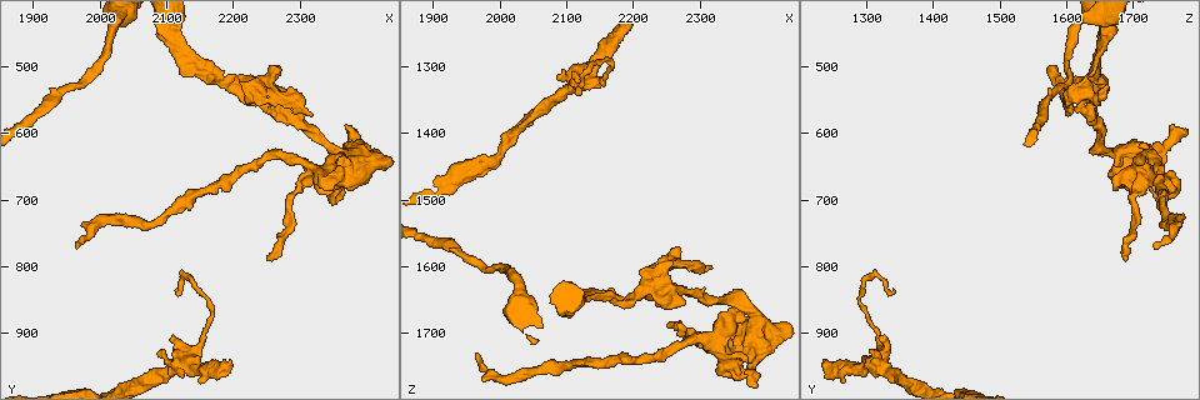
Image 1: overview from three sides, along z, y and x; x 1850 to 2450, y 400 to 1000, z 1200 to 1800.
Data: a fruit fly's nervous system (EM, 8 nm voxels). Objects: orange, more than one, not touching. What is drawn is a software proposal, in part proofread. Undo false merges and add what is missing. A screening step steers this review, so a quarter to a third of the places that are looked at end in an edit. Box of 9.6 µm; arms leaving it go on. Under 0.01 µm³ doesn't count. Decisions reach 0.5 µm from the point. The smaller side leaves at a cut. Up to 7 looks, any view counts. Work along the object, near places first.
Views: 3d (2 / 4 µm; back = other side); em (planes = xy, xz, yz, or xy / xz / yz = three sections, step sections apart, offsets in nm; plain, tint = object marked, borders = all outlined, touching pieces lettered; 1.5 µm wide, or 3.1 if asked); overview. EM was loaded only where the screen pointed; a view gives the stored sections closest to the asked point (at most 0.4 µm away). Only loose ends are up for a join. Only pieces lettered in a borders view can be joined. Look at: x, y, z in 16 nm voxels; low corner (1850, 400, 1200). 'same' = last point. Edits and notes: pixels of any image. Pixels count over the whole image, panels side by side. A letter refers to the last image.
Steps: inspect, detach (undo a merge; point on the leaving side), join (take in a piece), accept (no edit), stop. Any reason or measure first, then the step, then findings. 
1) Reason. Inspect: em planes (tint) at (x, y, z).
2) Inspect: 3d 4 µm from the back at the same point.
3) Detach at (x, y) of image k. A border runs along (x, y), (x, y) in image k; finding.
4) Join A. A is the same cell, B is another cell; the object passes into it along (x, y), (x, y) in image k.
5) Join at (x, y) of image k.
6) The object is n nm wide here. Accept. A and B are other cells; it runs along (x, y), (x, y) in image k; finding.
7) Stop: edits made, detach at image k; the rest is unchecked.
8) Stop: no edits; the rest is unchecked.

An open end. Inspect: 3d 2 µm at (2250, 785, 1685).

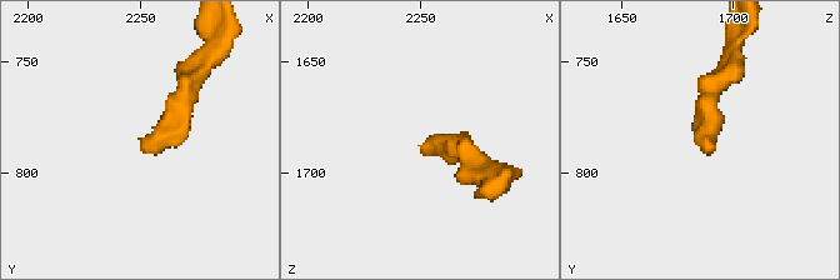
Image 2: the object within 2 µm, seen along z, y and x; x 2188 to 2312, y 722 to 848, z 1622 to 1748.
Now the EM. Inspect: em planes (borders) at (2250, 788, 1692).

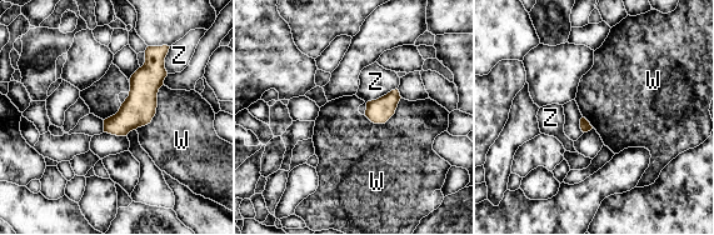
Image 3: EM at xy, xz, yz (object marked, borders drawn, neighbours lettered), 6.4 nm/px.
Accept. W and Z are other cells; no lettered piece goes on from it.

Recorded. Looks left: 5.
Free end. Inspect: 3d 4 µm at (2300, 675, 1725).

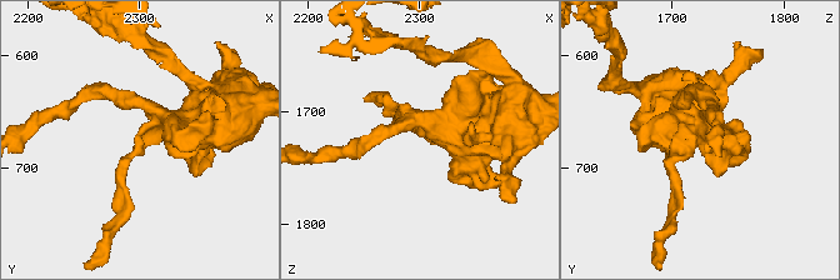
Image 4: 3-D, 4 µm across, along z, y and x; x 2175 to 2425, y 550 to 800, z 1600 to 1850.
Shape alone is not enough. Inspect: em planes (borders) at (2302, 680, 1722).

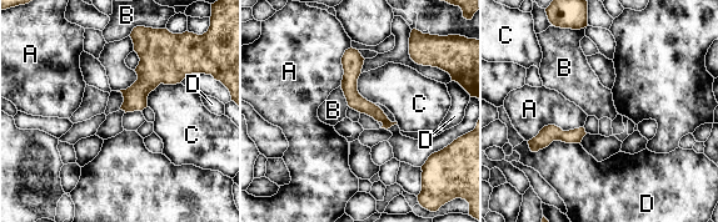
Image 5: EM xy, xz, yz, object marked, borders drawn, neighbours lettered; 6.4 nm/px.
Accept. A, B, C and D are other cells; it runs along (350, 51), (350, 92), (387, 125) in image 5; none of them fits.

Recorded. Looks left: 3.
Branch stops here. Inspect: 3d 2 µm at (2365, 585, 1760).

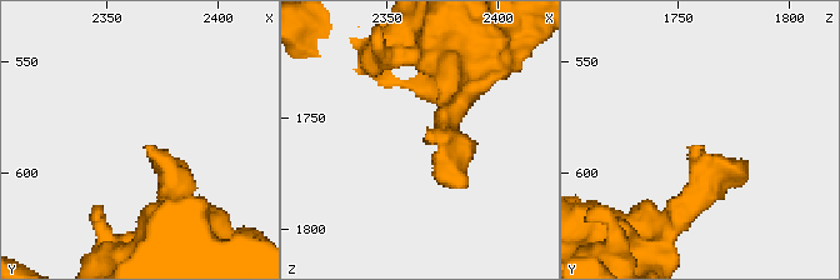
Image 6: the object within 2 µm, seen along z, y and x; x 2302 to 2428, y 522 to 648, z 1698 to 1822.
Inspect: em planes (borders) at (2367, 587, 1758).

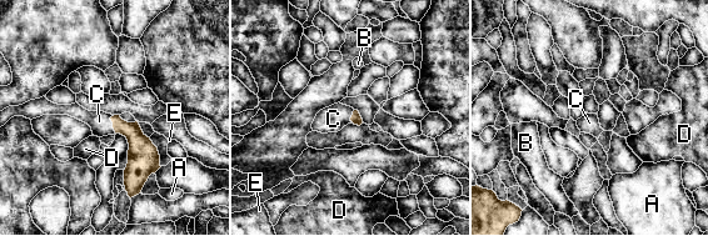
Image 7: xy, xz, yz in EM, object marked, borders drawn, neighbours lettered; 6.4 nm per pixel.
Join C. C is the same cell, A, B, D and E are other cells; the object passes into it along (141, 151), (113, 125), (99, 121) in image 7; the neuron continues.

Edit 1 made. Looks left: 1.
Stop: edits made, join at image 7; the rest is unchecked.

